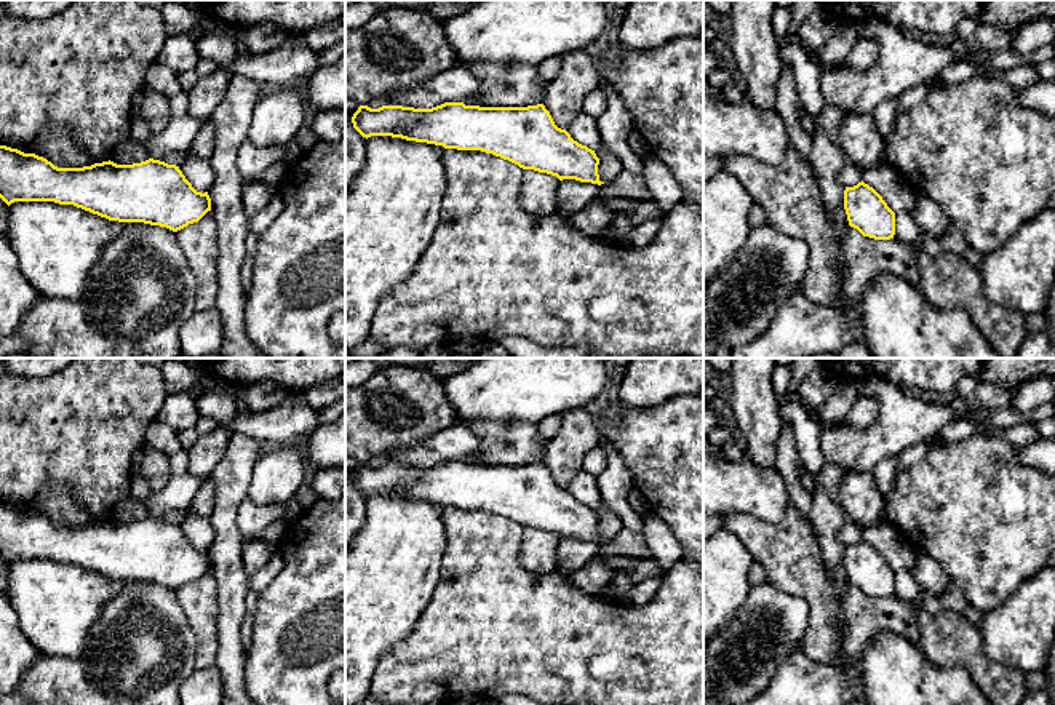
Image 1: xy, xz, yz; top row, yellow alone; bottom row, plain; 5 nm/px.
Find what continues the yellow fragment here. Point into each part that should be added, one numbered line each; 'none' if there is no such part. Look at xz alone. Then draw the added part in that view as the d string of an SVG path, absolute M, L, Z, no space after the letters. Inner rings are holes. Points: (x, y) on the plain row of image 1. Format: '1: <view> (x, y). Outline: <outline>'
none

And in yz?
none

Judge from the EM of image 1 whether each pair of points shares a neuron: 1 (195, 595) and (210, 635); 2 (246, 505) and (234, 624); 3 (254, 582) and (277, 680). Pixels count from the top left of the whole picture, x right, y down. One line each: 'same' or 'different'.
1: same
2: different
3: different

